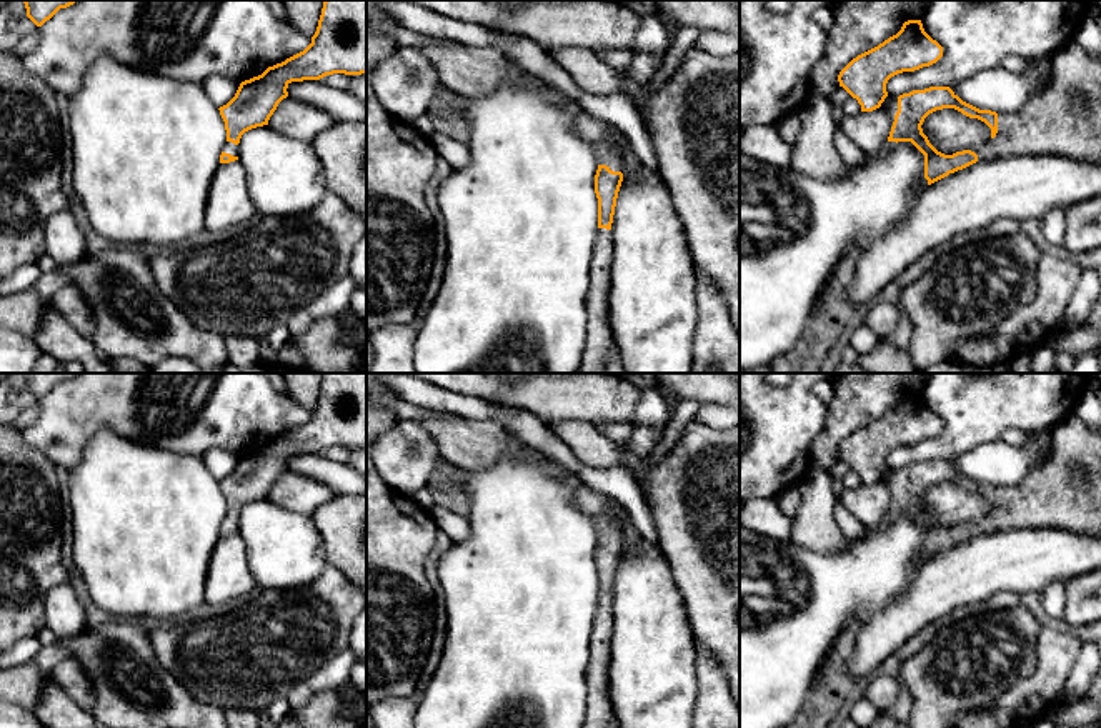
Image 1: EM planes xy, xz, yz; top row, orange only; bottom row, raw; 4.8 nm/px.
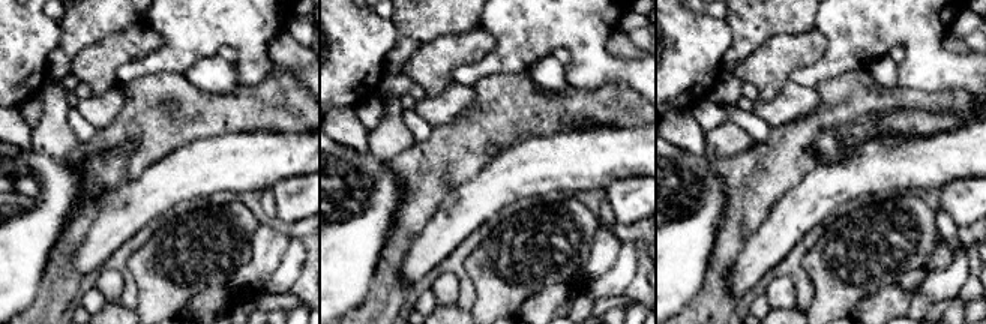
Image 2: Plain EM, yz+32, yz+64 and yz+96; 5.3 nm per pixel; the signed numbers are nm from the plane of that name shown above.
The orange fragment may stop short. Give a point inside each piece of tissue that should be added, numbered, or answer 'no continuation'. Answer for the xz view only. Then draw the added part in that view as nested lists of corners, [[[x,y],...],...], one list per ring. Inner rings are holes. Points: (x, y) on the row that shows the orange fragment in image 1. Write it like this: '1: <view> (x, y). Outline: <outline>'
1: xz (607, 152). Outline: [[[606,138],[595,145],[595,155],[598,165],[606,165],[613,172],[621,172],[623,157],[616,142]]]
2: xz (598, 345). Outline: [[[598,228],[591,255],[591,278],[588,285],[590,332],[585,340],[585,352],[578,373],[606,373],[606,365],[615,348],[608,308],[613,255],[615,242],[611,238],[611,230]]]

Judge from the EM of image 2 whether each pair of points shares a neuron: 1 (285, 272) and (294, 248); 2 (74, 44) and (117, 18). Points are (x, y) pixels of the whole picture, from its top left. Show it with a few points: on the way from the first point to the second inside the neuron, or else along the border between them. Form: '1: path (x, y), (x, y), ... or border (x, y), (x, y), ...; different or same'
1: path (290, 266), (294, 254); same
2: path (84, 33), (99, 18), (107, 18); same

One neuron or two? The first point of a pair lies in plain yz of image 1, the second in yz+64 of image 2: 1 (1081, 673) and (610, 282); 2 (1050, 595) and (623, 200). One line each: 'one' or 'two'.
1: one
2: two

